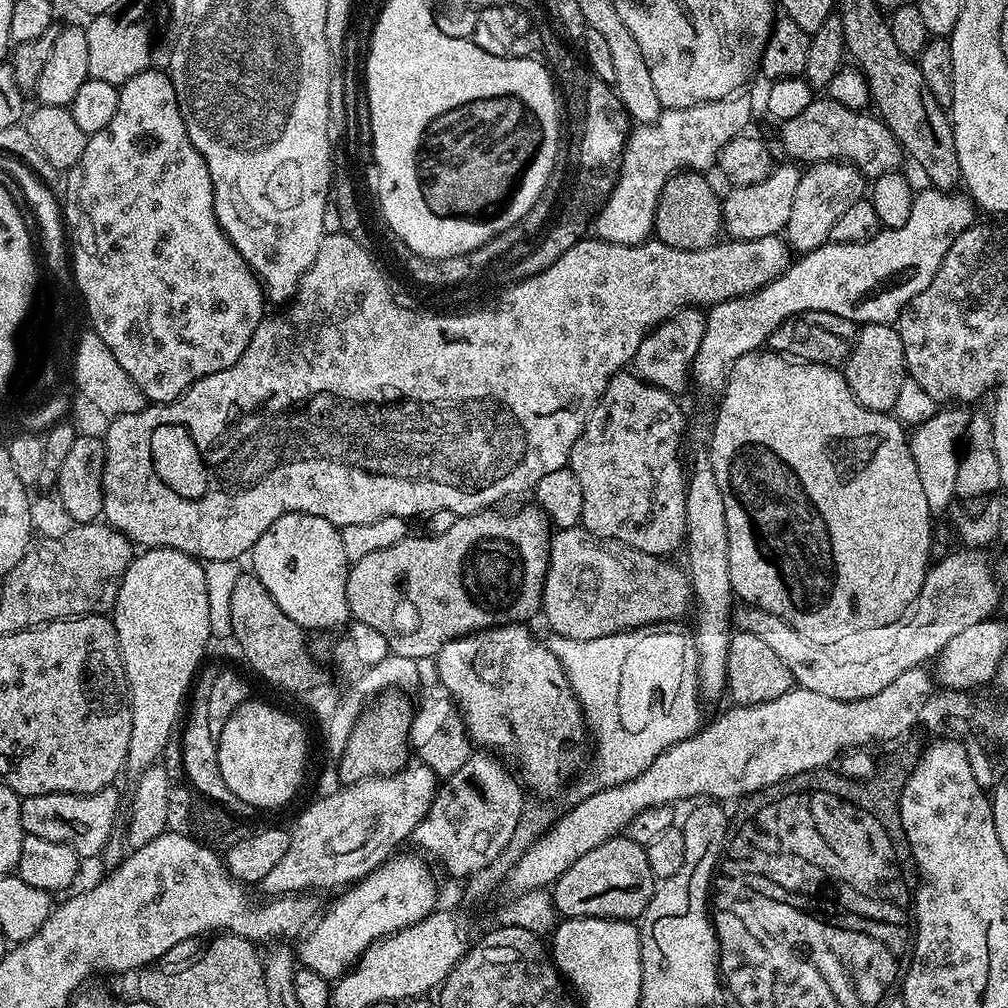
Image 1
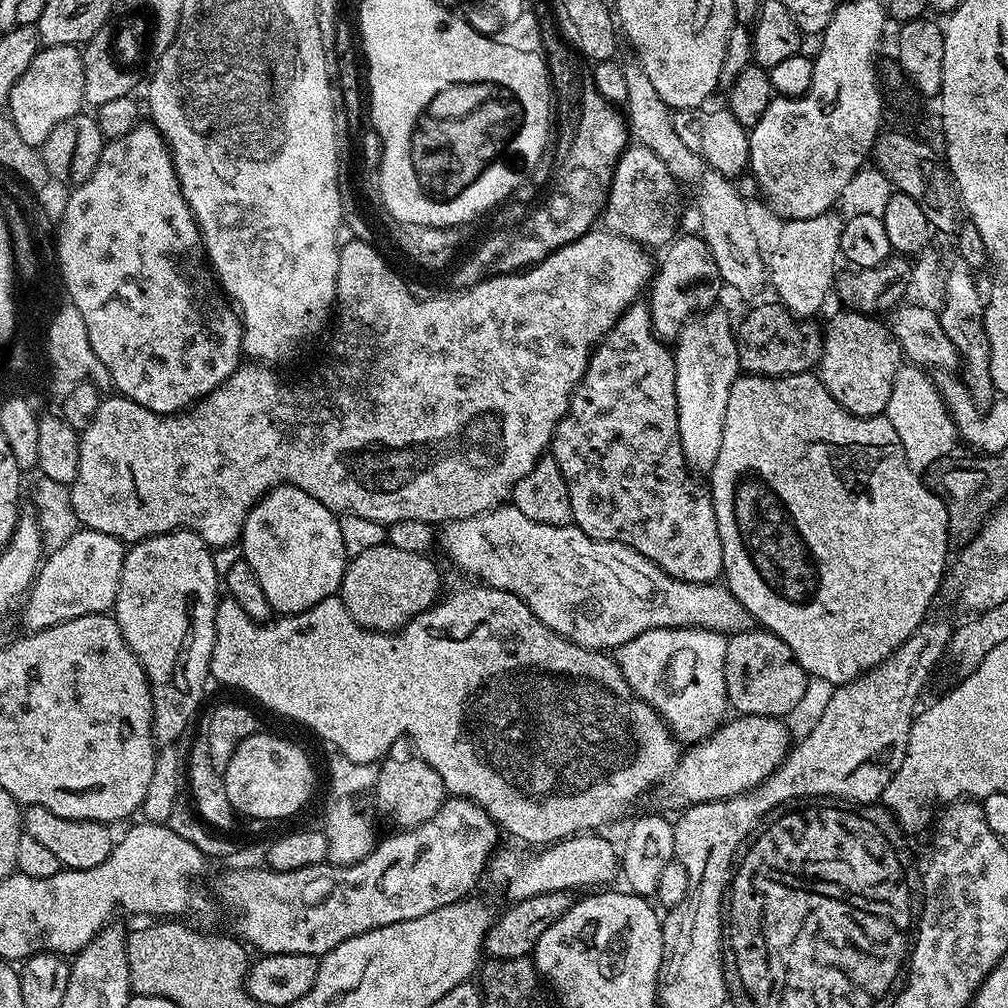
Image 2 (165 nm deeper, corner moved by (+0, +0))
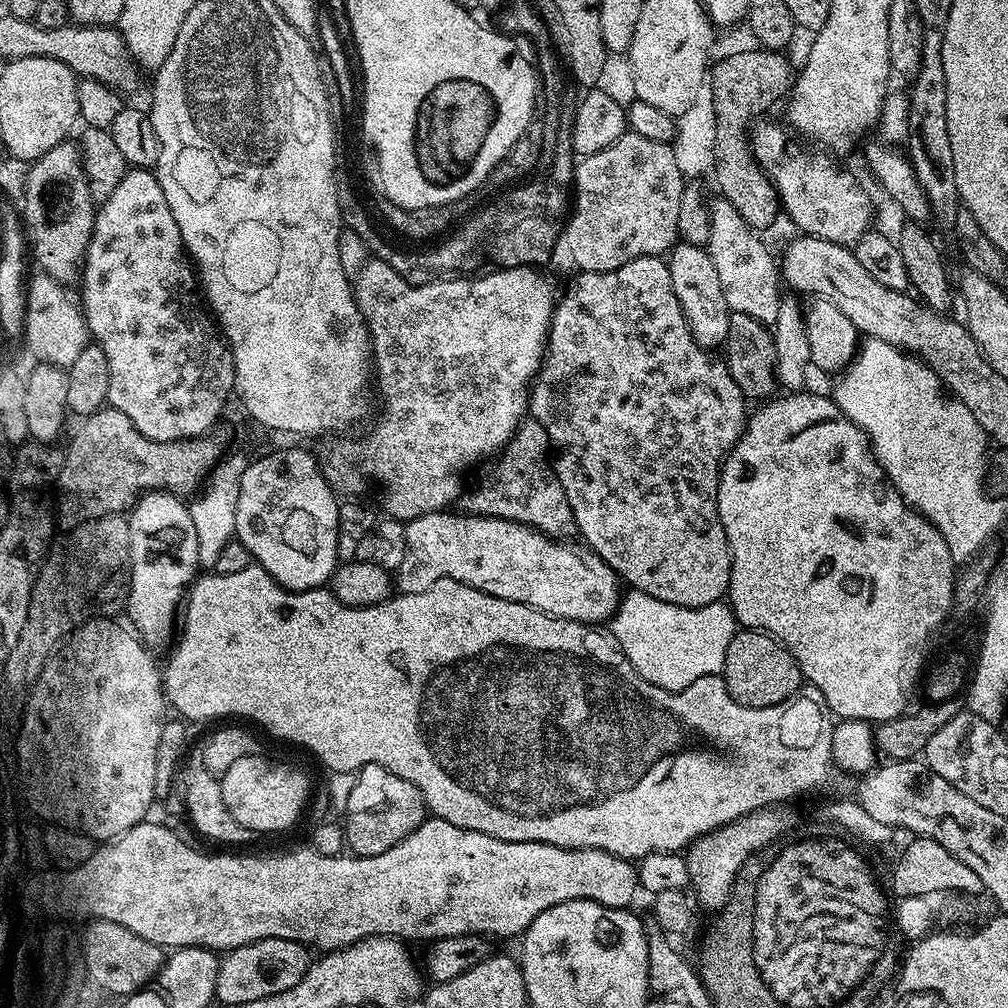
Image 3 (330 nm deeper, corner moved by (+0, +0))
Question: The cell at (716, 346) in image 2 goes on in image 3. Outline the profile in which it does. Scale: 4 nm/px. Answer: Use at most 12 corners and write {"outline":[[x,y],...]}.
{"outline":[[677,243],[670,282],[694,338],[719,349],[729,311],[707,247]]}

